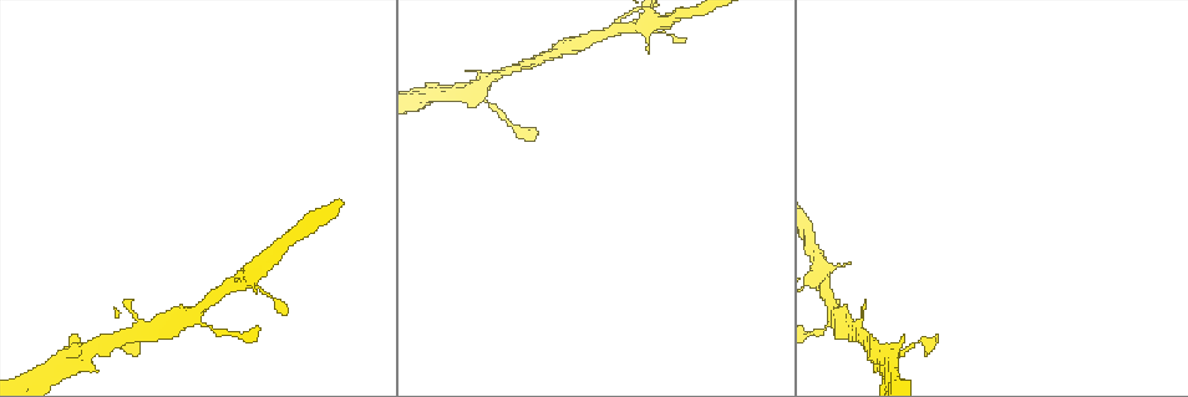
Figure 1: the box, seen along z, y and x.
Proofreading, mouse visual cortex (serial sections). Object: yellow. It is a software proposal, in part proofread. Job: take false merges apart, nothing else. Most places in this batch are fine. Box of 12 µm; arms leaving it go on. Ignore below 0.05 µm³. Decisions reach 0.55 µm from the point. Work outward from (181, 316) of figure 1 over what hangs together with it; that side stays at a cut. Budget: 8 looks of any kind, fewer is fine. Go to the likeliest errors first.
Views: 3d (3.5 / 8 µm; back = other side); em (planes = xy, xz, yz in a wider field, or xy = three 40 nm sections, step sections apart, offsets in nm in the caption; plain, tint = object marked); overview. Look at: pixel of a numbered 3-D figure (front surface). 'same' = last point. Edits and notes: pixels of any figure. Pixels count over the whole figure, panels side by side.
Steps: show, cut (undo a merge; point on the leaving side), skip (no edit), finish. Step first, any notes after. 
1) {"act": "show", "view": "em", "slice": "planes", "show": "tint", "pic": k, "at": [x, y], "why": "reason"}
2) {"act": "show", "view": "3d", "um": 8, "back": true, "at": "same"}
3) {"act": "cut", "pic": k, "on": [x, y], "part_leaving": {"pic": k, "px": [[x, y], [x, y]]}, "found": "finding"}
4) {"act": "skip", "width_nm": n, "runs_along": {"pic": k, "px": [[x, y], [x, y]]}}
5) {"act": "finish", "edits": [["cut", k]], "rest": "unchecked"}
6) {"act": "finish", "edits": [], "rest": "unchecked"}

{"act": "show", "view": "3d", "um": 8, "pic": 1, "at": [644, 31], "why": "calibre changes"}

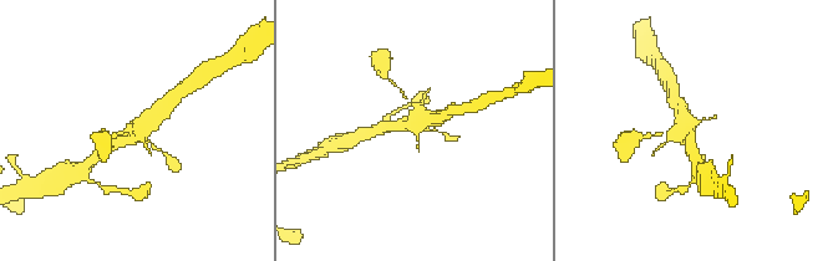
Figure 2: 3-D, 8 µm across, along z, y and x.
{"act": "show", "view": "em", "slice": "xy", "step": 2, "show": "tint", "pic": 2, "at": [693, 121], "why": "need the tissue"}

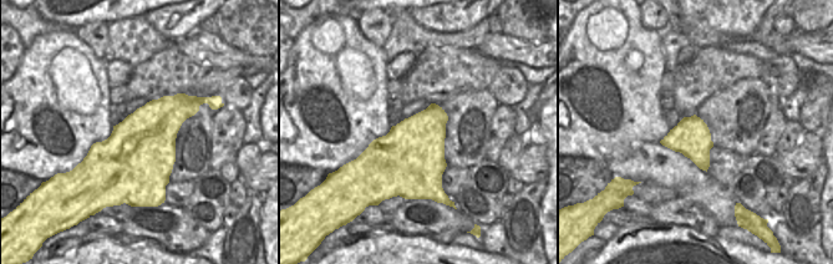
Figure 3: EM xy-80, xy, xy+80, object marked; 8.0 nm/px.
{"act": "skip", "found": "all the same cell"}

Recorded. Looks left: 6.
{"act": "show", "view": "3d", "um": 3.5, "pic": 1, "at": [80, 358], "why": "calibre changes"}

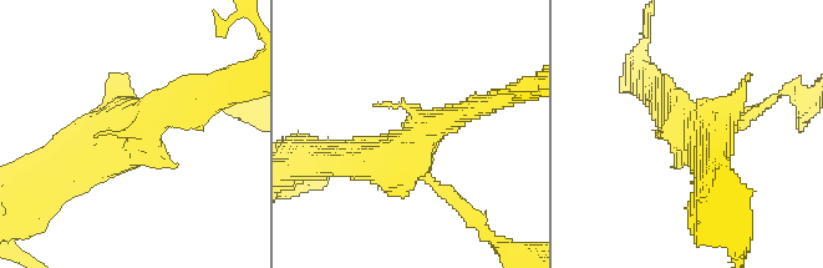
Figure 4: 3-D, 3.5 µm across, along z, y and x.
{"act": "show", "view": "em", "slice": "xy", "step": 5, "show": "tint", "pic": 4, "at": [418, 142], "why": "now the EM"}

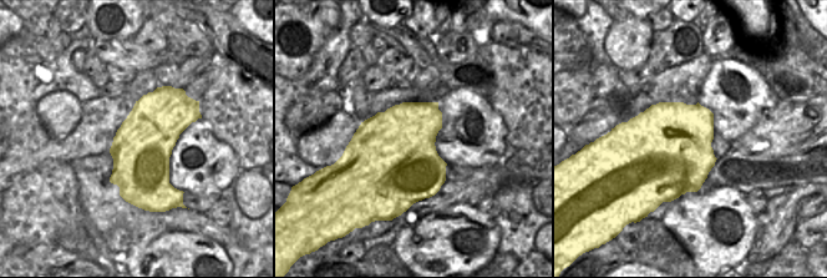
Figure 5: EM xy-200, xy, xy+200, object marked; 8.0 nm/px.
{"act": "show", "view": "em", "slice": "xy", "step": 3, "show": "tint", "at": "same"}

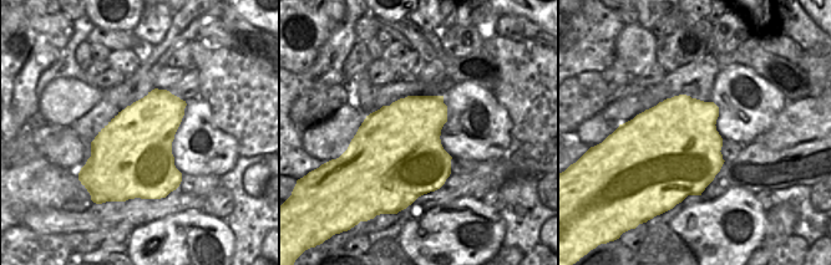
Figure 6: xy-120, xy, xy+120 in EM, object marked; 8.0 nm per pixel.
{"act": "skip", "runs_along": {"pic": 4, "px": [[182, 102], [52, 175]]}, "found": "all the same cell"}

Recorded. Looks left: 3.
{"act": "show", "view": "3d", "um": 8, "pic": 1, "at": [930, 343], "why": "sudden change in width"}

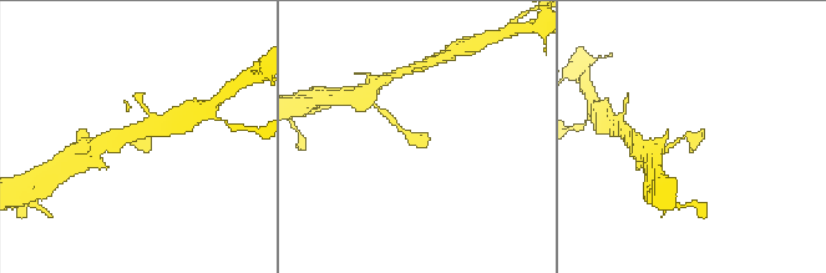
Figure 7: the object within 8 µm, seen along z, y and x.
{"act": "show", "view": "3d", "um": 3.5, "pic": 7, "at": [694, 138]}

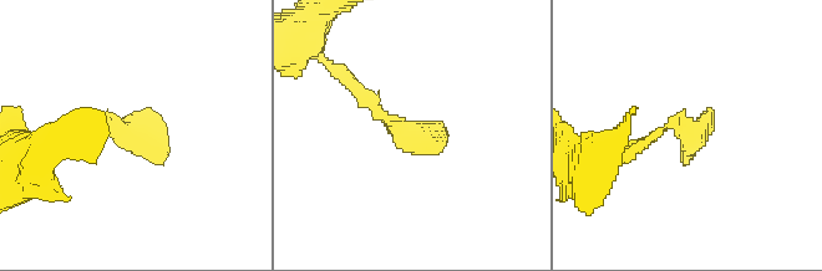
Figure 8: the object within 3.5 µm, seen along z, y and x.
{"act": "show", "view": "em", "slice": "planes", "show": "tint", "pic": 8, "at": [692, 132], "why": "now the EM"}

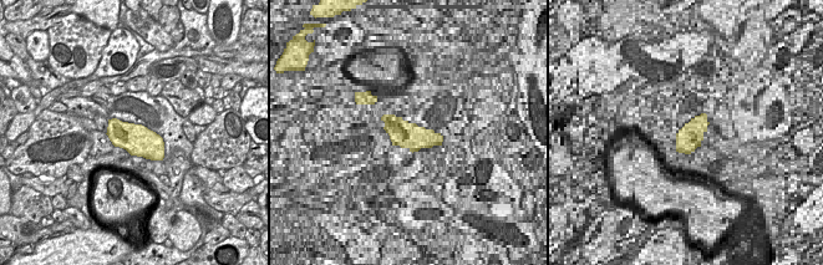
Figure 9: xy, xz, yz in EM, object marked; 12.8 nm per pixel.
{"act": "skip", "runs_along": {"pic": 8, "px": [[343, 77], [400, 132], [442, 151]]}, "found": "all the same cell"}

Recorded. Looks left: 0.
{"act": "finish", "edits": [], "rest": "unchecked"}

